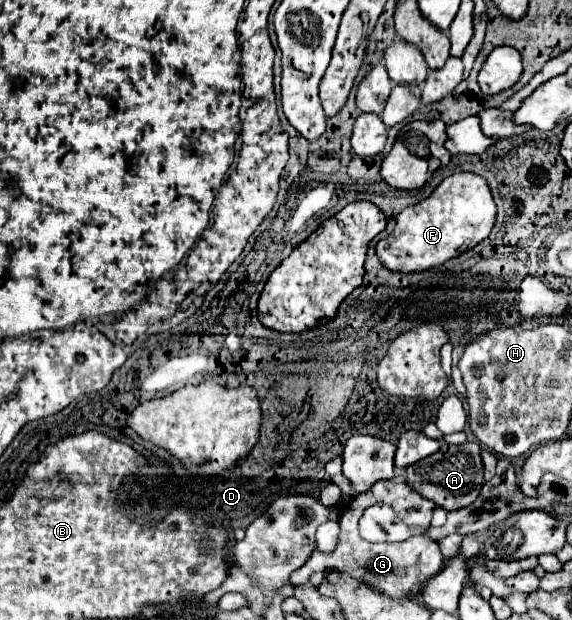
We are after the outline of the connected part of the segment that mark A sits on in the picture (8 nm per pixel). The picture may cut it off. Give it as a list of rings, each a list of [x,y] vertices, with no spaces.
[[[466,442],[460,446],[442,444],[436,454],[426,456],[422,462],[416,462],[402,472],[414,490],[418,490],[424,498],[430,498],[436,506],[444,510],[460,510],[464,506],[470,506],[478,498],[478,492],[484,484],[480,446],[474,442]]]

